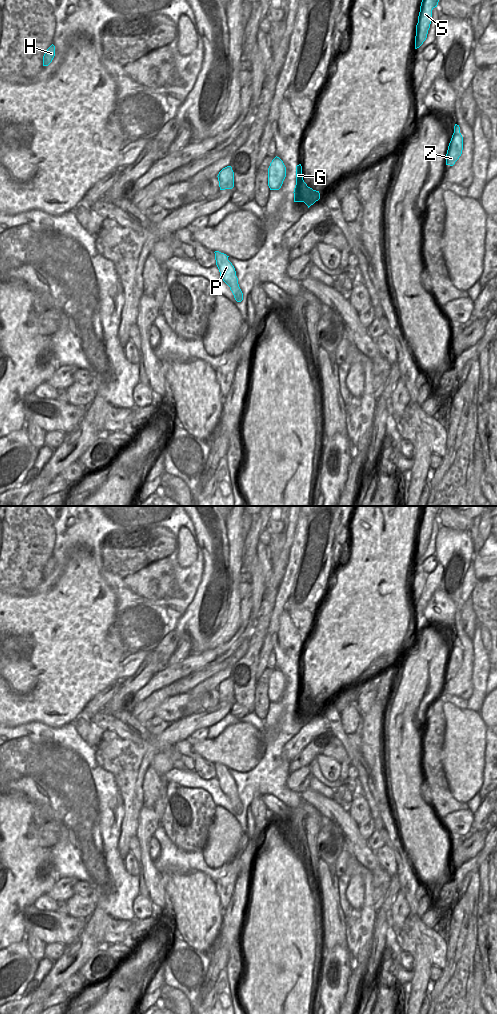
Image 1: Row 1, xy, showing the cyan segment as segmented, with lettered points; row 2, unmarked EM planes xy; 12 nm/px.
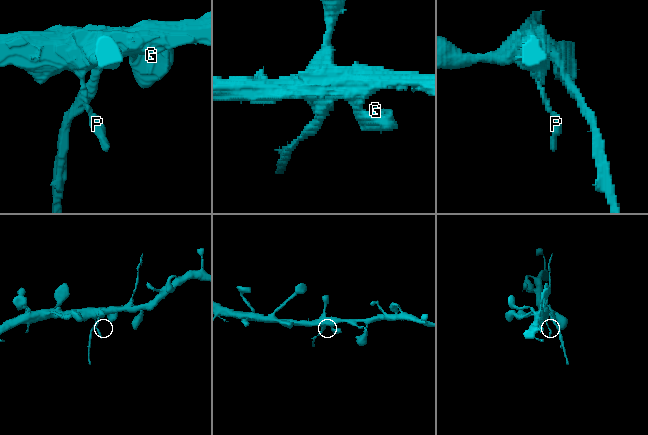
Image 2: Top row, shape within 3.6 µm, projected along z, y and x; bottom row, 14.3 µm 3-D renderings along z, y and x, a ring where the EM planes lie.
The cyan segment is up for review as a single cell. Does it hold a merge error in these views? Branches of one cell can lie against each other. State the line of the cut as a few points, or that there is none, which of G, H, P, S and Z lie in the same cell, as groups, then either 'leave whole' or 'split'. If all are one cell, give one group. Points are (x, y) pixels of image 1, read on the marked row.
cut none; groups G H P S Z; leave whole

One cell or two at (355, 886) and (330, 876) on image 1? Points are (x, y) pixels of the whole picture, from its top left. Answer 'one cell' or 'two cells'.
two cells

